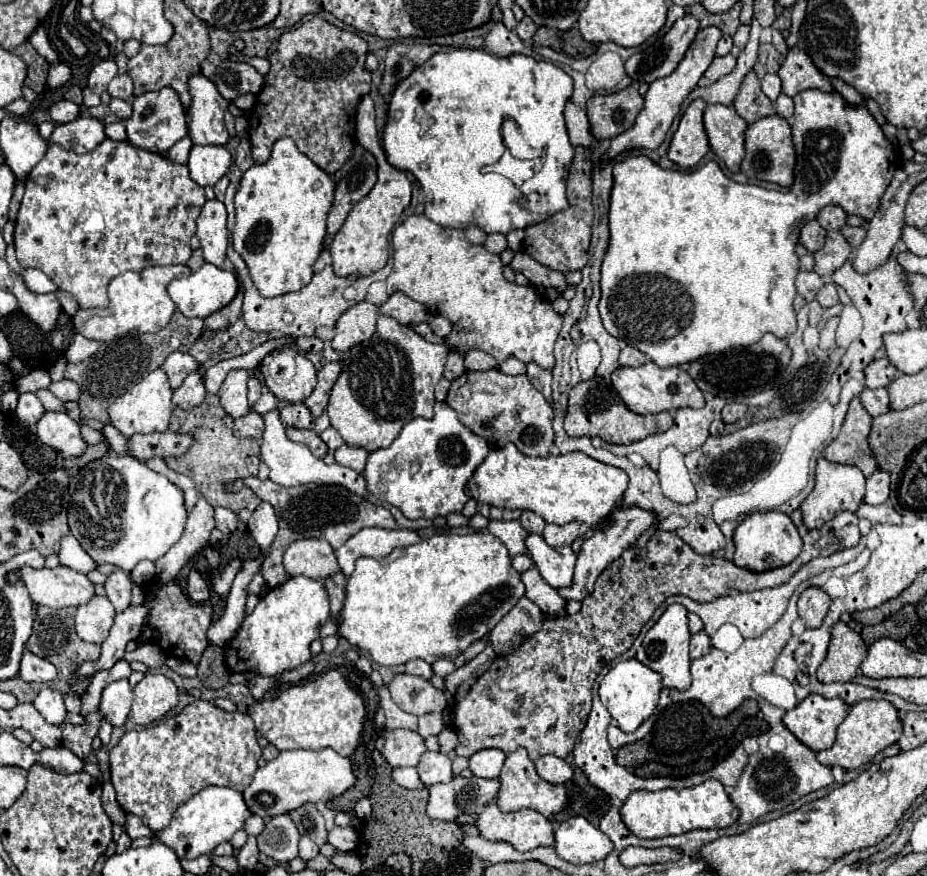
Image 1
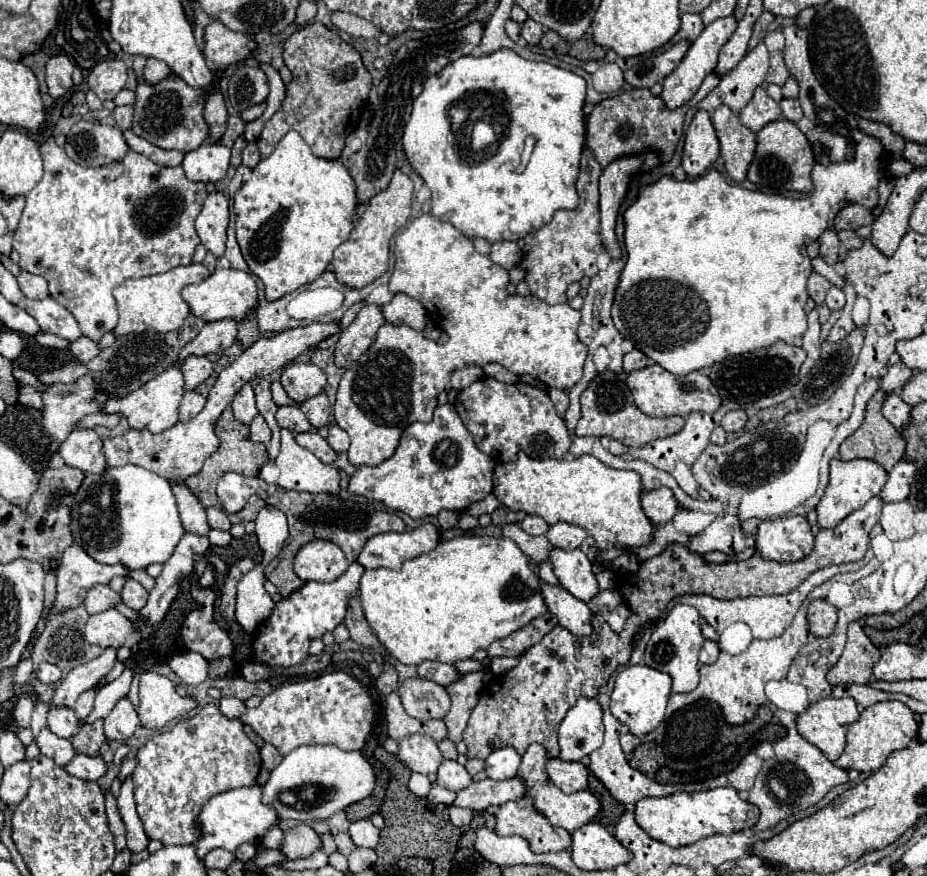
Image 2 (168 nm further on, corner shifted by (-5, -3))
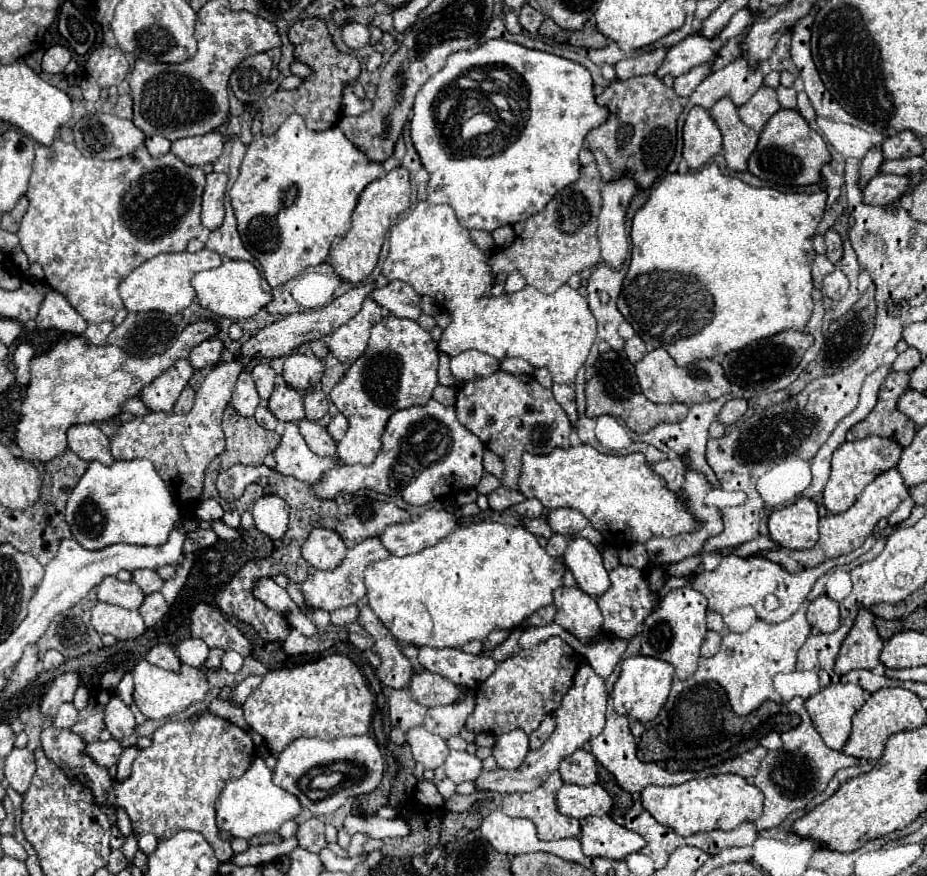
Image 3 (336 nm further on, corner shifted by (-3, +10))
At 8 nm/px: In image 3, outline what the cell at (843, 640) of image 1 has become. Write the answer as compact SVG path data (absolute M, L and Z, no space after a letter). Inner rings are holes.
M859 610L855 626L843 640L839 658L835 662L835 672L847 674L857 668L873 670L879 664L883 640L879 638L873 620L875 616L869 610Z

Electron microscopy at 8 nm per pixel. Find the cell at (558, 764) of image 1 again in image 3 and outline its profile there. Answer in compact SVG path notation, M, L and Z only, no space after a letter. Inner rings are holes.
M575 750L559 764L561 778L569 784L587 786L597 784L597 760L587 750Z

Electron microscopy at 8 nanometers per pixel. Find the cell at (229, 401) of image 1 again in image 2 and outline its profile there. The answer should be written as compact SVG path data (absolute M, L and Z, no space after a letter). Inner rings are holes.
M245 383L237 393L235 399L231 403L235 419L243 421L243 423L251 423L251 419L257 415L257 407L255 407L255 395L253 395L253 387L251 383Z

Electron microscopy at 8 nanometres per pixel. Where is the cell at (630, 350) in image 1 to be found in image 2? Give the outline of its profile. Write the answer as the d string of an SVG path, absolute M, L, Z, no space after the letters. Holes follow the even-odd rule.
M633 349L633 351L629 351L625 357L623 357L623 369L627 371L627 373L631 373L631 371L637 371L637 369L643 369L643 367L649 367L653 361L649 359L649 357L645 357L639 349Z

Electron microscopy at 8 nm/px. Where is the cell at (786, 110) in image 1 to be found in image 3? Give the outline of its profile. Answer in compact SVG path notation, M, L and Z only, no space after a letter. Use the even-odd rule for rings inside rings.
M779 86L777 88L777 98L781 102L781 108L795 108L795 104L797 104L797 92L793 88Z

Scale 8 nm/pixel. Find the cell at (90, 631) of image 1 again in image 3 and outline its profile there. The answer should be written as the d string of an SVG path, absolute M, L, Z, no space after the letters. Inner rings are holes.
M105 602L95 604L91 624L99 634L113 634L117 640L135 640L145 632L143 618L137 610L125 610Z

